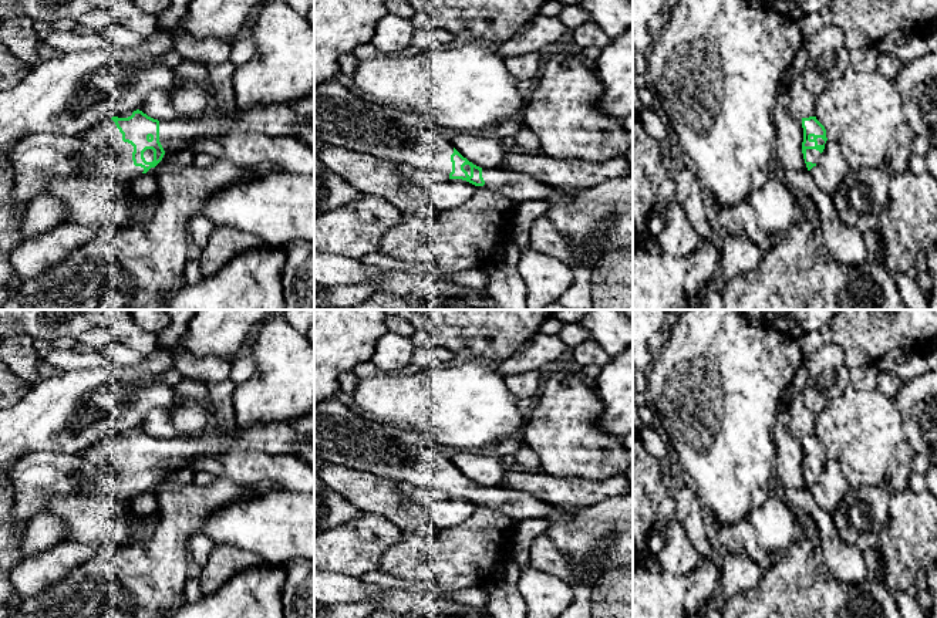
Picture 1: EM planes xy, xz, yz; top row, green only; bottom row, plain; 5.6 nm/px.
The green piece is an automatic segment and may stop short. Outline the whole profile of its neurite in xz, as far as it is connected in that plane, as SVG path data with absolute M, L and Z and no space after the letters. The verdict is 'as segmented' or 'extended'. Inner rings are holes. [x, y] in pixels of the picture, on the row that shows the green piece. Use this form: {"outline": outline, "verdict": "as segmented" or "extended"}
{"outline": "M334 80L314 87L314 139L415 170L442 170L518 203L545 200L555 192L526 172L473 165L428 116L361 99Z", "verdict": "extended"}

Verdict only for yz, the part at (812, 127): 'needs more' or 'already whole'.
needs more

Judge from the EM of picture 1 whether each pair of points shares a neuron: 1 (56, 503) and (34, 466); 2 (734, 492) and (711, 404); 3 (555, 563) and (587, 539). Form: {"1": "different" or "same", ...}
{"1": "different", "2": "same", "3": "different"}

